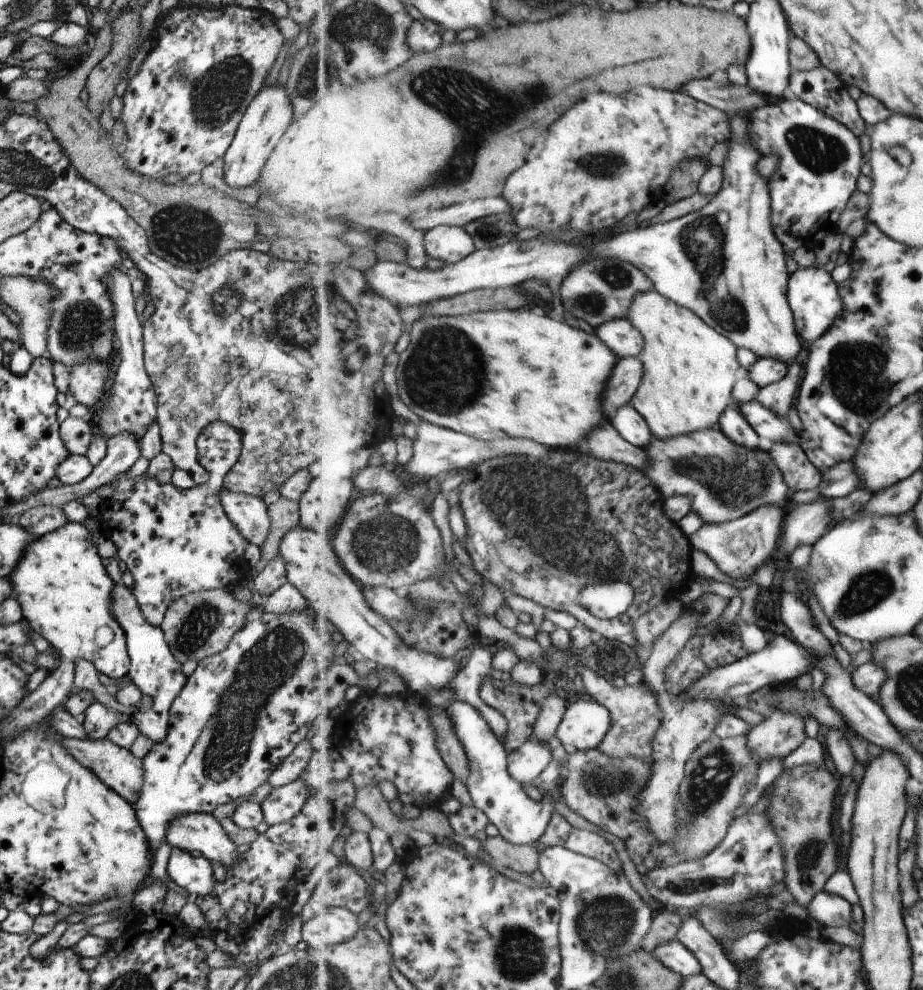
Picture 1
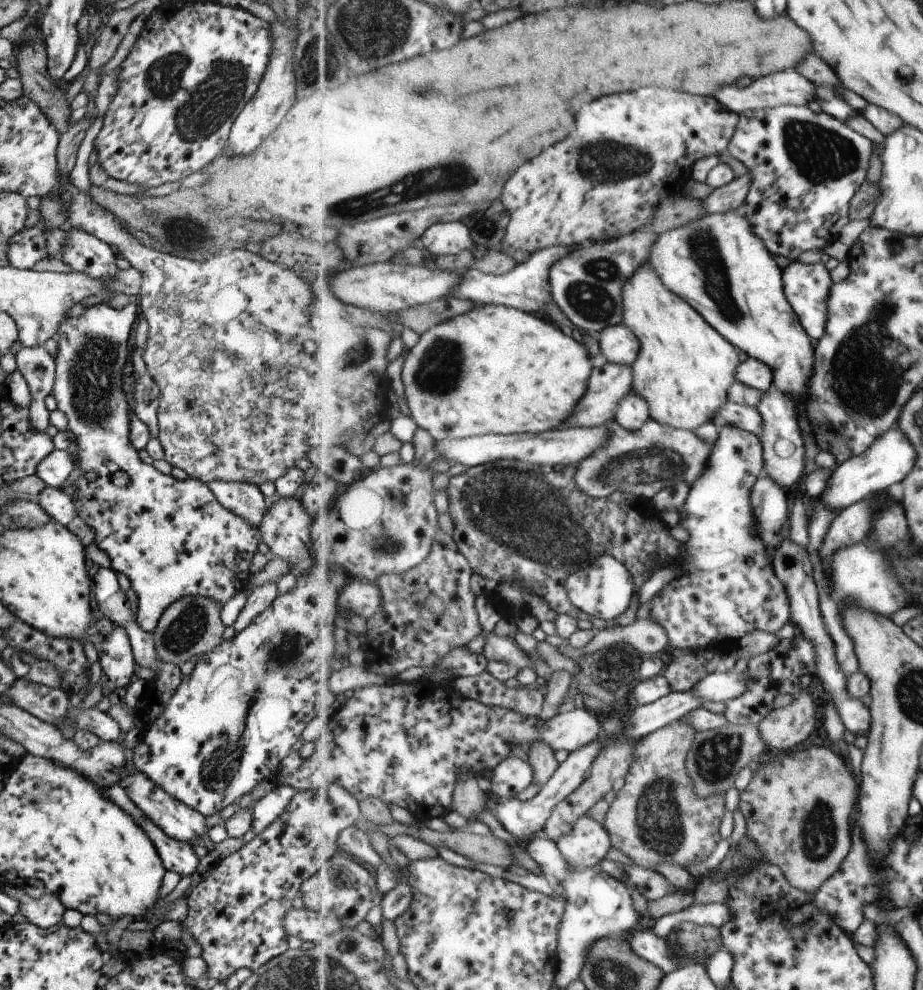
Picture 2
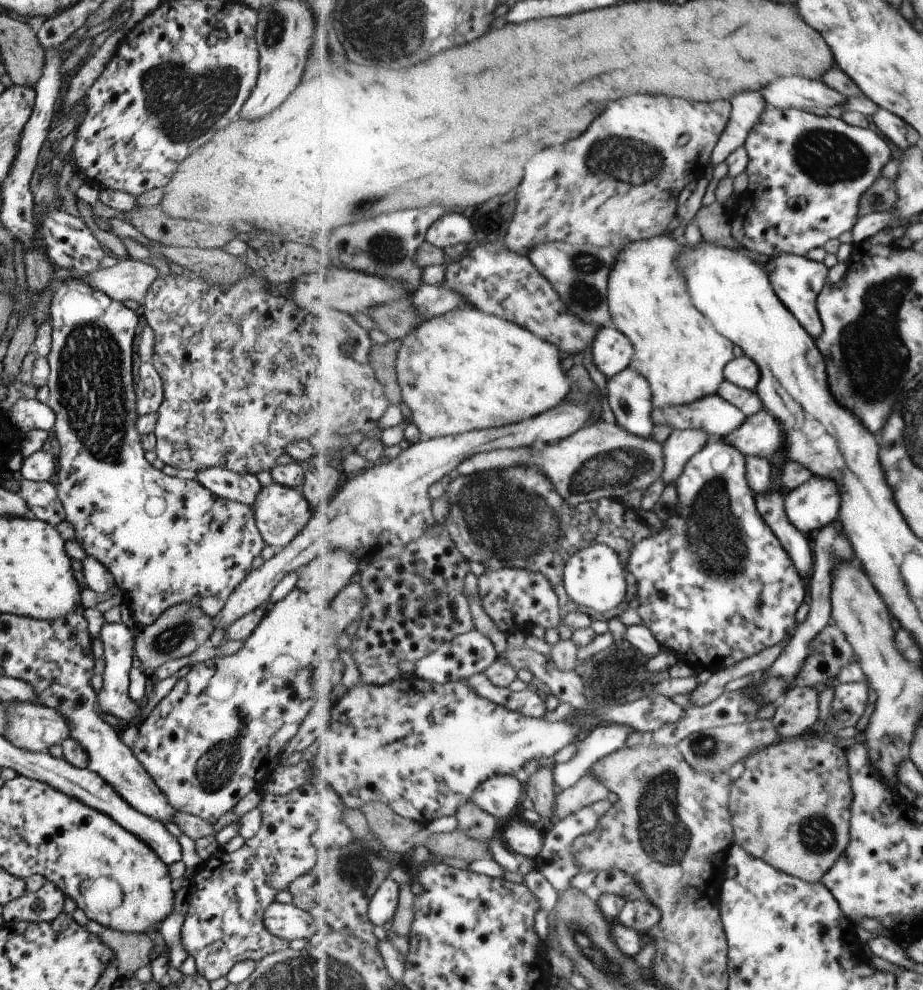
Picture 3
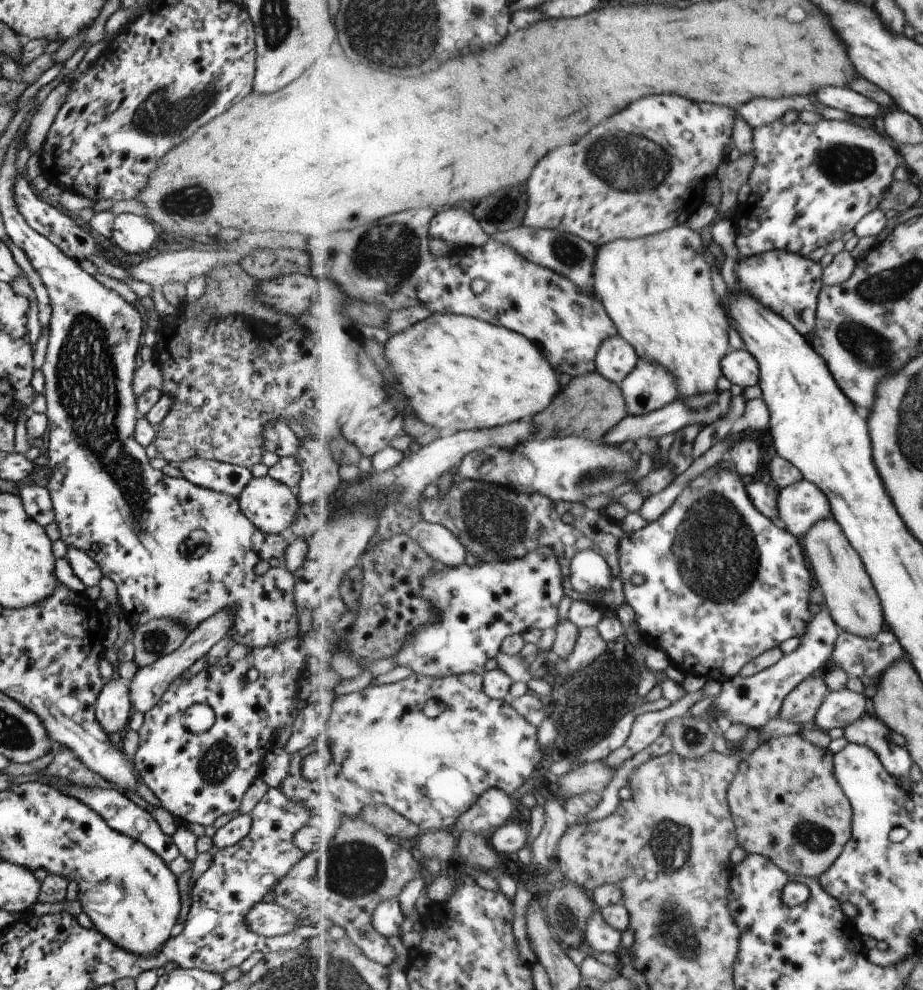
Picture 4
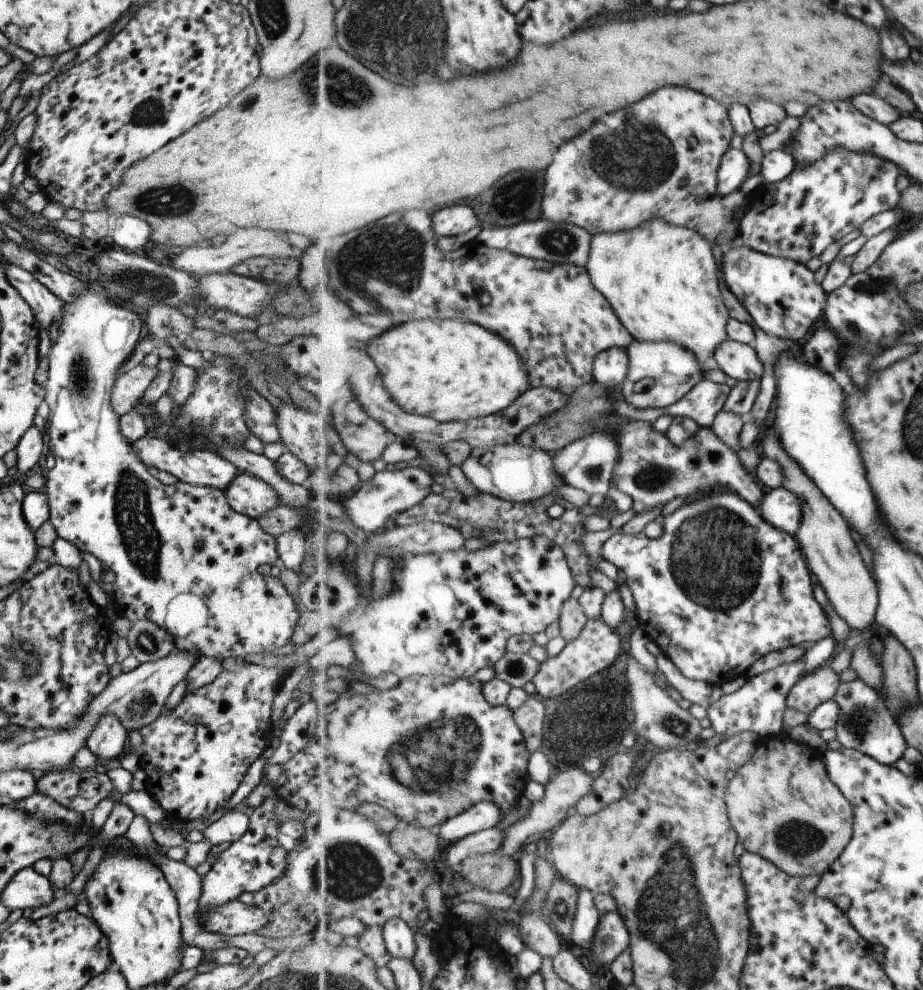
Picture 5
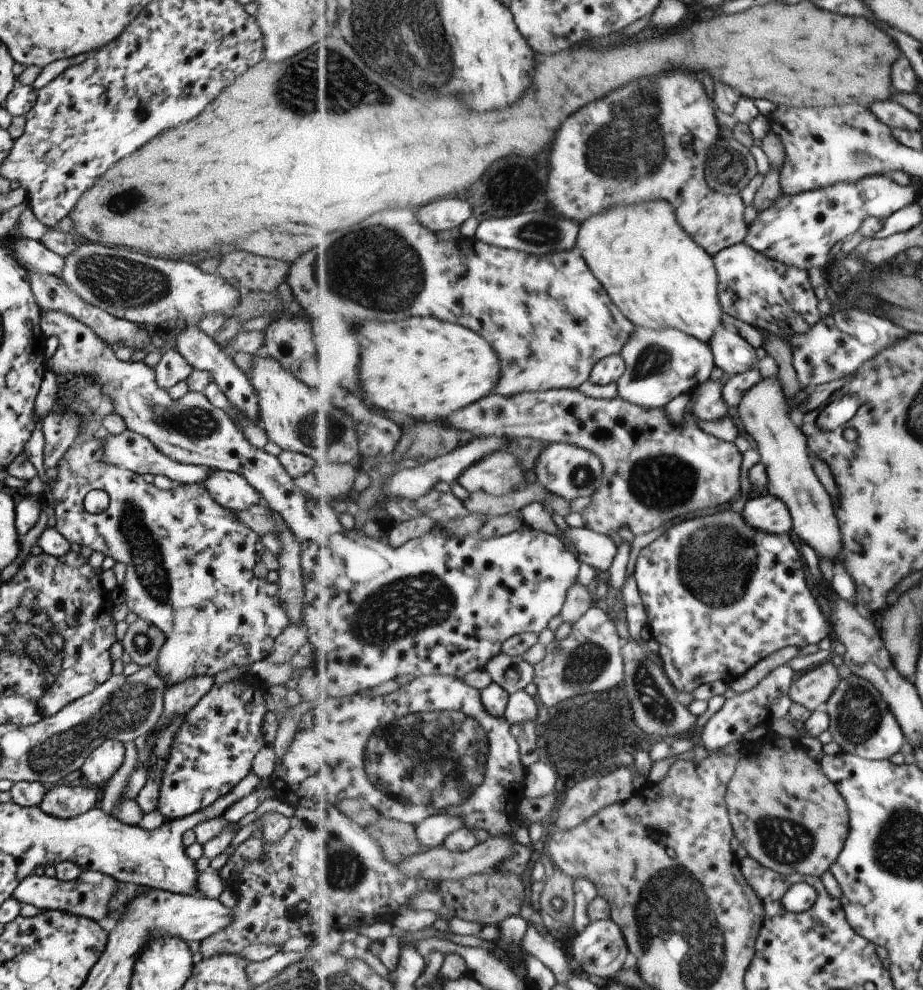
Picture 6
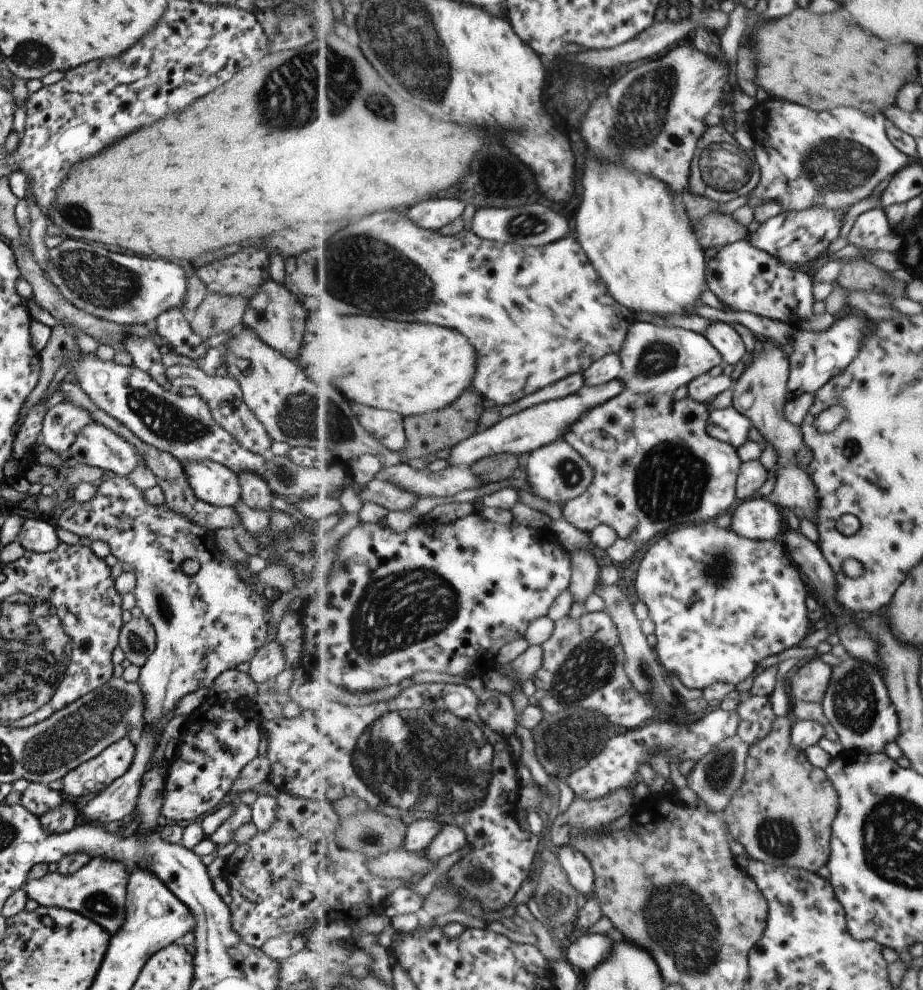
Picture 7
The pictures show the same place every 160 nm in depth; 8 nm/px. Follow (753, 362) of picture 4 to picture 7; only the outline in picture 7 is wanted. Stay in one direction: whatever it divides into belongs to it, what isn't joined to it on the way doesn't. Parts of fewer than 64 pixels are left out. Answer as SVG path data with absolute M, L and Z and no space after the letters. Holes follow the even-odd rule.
M713 321L706 328L705 338L721 352L725 364L736 366L745 356L746 344L743 344L739 332L730 323Z

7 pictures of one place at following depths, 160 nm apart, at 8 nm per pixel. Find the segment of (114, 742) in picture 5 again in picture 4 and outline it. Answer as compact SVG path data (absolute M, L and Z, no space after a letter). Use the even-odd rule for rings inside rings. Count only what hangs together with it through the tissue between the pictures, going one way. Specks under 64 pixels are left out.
M121 679L105 680L94 704L94 717L104 733L123 734L129 719L128 686Z

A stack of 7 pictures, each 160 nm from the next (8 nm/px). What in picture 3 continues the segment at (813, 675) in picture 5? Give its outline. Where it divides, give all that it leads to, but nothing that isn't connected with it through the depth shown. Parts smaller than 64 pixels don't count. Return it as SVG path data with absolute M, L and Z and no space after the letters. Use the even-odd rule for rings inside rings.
M797 685L789 689L773 716L783 739L801 736L819 719L820 692L809 685Z

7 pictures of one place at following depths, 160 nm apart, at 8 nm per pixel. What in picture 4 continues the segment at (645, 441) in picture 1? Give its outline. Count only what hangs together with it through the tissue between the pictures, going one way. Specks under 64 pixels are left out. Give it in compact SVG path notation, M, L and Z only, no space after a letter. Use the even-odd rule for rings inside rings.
M639 358L635 370L625 378L621 388L629 414L637 416L659 410L680 398L677 375L660 362L652 361L648 358Z

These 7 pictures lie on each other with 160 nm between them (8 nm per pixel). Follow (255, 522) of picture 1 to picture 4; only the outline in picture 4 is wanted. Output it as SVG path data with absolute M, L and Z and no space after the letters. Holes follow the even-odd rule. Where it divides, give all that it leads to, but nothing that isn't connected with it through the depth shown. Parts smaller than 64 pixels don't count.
M199 457L171 463L171 466L177 467L187 482L235 498L252 477L249 470L239 465Z

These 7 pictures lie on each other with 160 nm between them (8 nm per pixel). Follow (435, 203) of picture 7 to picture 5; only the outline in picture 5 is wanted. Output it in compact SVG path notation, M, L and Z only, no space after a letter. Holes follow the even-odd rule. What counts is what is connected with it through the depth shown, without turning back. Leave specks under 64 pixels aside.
M455 204L455 206L447 206L447 208L441 208L441 210L435 210L431 216L434 231L438 237L468 233L479 222L477 214L473 212L473 208L463 206L463 204Z

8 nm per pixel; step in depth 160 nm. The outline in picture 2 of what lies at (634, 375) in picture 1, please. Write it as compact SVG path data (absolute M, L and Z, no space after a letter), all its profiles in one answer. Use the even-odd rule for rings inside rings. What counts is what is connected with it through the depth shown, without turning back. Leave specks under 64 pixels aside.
M607 362L602 368L595 368L588 392L563 429L600 427L615 419L621 399L634 388L633 379L632 365Z

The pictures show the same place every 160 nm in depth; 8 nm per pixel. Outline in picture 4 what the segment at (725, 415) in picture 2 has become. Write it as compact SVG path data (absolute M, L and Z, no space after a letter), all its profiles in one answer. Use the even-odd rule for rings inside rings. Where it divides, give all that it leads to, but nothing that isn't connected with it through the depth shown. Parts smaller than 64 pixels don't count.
M719 390L720 397L716 403L713 403L710 407L706 407L703 410L693 410L687 406L683 399L679 398L675 402L660 408L659 410L644 414L644 415L634 415L628 414L619 424L616 424L605 436L604 441L606 443L611 443L615 447L621 446L623 442L627 440L632 440L634 443L639 439L644 438L661 438L669 432L677 432L689 424L701 424L701 426L712 425L713 422L720 420L721 417L724 417L728 413L728 410L732 406L732 397L735 392Z

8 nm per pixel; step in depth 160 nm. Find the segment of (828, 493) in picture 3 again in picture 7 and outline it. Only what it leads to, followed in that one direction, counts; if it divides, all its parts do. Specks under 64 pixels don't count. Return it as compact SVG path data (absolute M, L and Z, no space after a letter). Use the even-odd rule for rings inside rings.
M762 497L736 505L729 528L745 538L768 541L777 538L787 526L779 505Z

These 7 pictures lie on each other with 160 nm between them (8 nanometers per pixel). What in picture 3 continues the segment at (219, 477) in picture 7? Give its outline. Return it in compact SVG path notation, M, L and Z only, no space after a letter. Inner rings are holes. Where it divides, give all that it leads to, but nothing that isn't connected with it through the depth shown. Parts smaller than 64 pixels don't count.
M271 481L270 484L260 487L252 502L252 513L255 526L266 545L274 550L289 544L292 538L301 532L312 515L310 506L301 493L291 487L281 486Z

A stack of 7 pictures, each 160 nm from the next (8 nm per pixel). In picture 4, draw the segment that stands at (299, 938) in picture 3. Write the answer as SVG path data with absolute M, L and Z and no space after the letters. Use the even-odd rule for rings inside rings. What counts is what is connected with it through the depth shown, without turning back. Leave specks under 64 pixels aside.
M261 901L252 905L251 910L245 914L244 923L251 932L262 937L284 935L299 926L299 920L293 913L273 902Z

